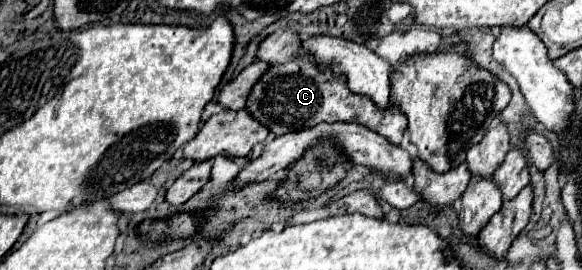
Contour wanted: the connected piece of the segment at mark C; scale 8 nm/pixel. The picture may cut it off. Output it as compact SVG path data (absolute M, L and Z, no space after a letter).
M276 30L268 38L264 38L258 50L258 60L264 60L274 66L270 66L270 70L252 88L246 102L246 110L258 122L270 126L270 132L274 136L296 132L304 126L310 128L320 122L356 122L382 134L390 142L400 144L402 134L406 130L406 116L400 112L400 108L388 104L388 108L380 110L368 96L350 92L346 86L346 78L336 76L330 66L318 64L316 58L302 48L300 36L294 30Z

